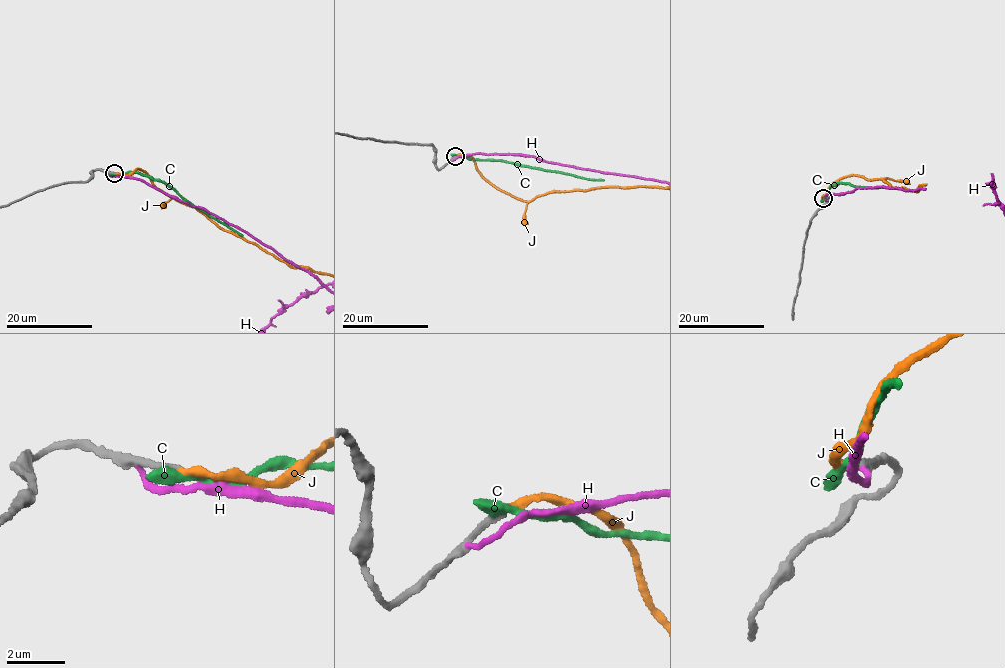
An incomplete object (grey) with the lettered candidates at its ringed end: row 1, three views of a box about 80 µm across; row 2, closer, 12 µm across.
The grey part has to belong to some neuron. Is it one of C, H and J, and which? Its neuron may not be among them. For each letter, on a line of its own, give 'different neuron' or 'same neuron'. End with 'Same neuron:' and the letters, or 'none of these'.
C: different neuron
H: different neuron
J: same neuron
Same neuron: J

